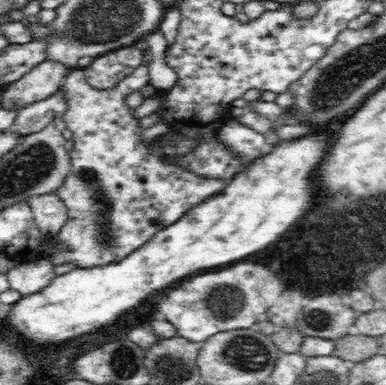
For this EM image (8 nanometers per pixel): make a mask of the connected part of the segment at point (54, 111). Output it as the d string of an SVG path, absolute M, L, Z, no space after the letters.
M59 90L47 99L18 110L11 130L16 132L16 136L28 136L40 132L56 116L61 116L64 110L66 110L66 101Z

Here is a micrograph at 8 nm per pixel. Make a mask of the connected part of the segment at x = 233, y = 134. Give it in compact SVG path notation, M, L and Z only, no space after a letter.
M229 118L219 128L219 138L231 150L244 156L246 164L252 163L261 155L270 152L272 145L267 141L267 132L256 132L246 126L243 119Z

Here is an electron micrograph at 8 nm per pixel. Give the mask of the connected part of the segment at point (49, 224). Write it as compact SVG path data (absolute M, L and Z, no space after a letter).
M54 193L28 196L24 201L30 205L35 230L39 228L43 234L58 232L68 220L66 205Z

